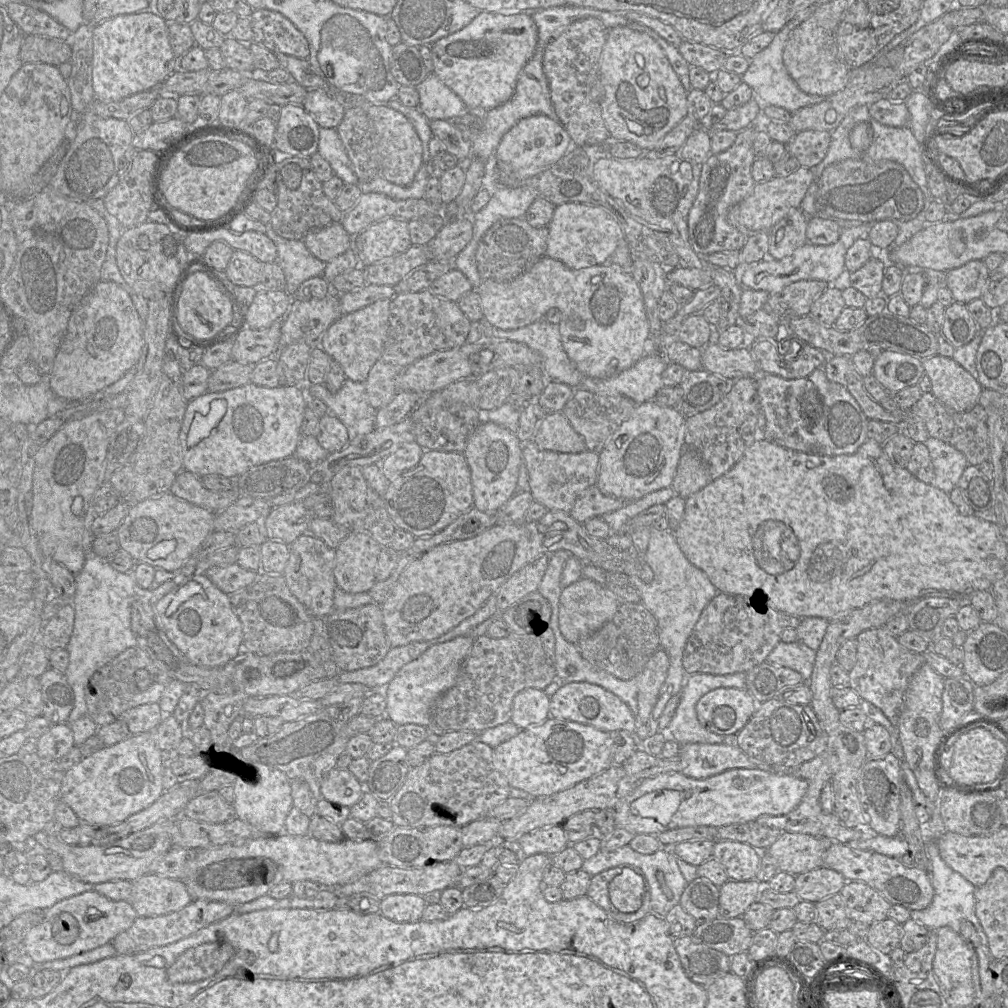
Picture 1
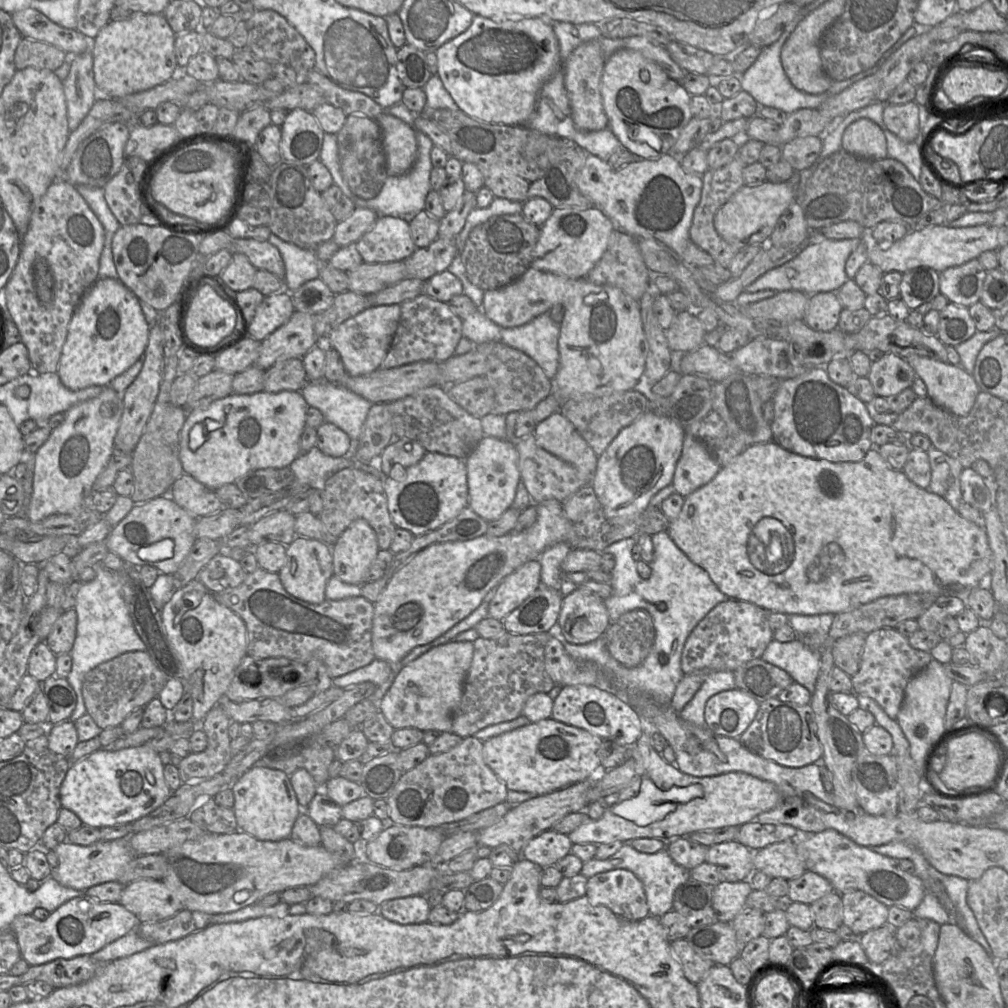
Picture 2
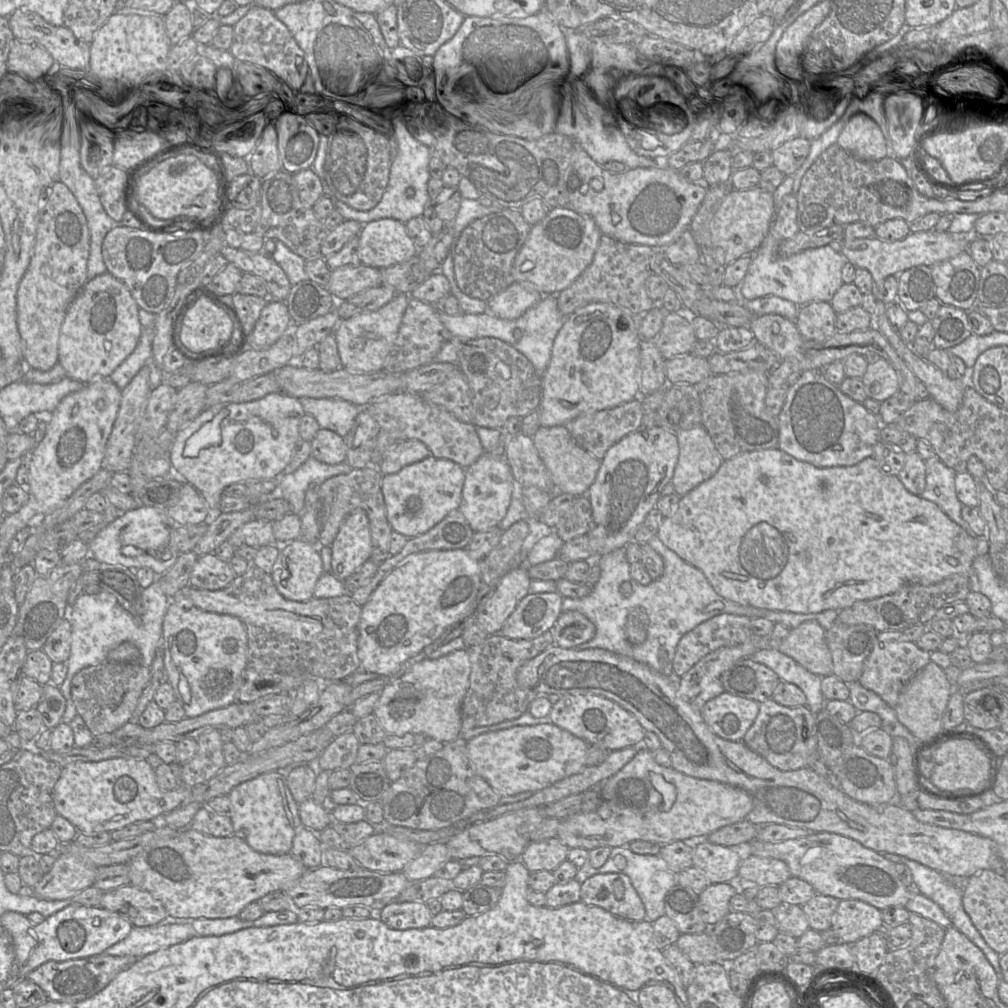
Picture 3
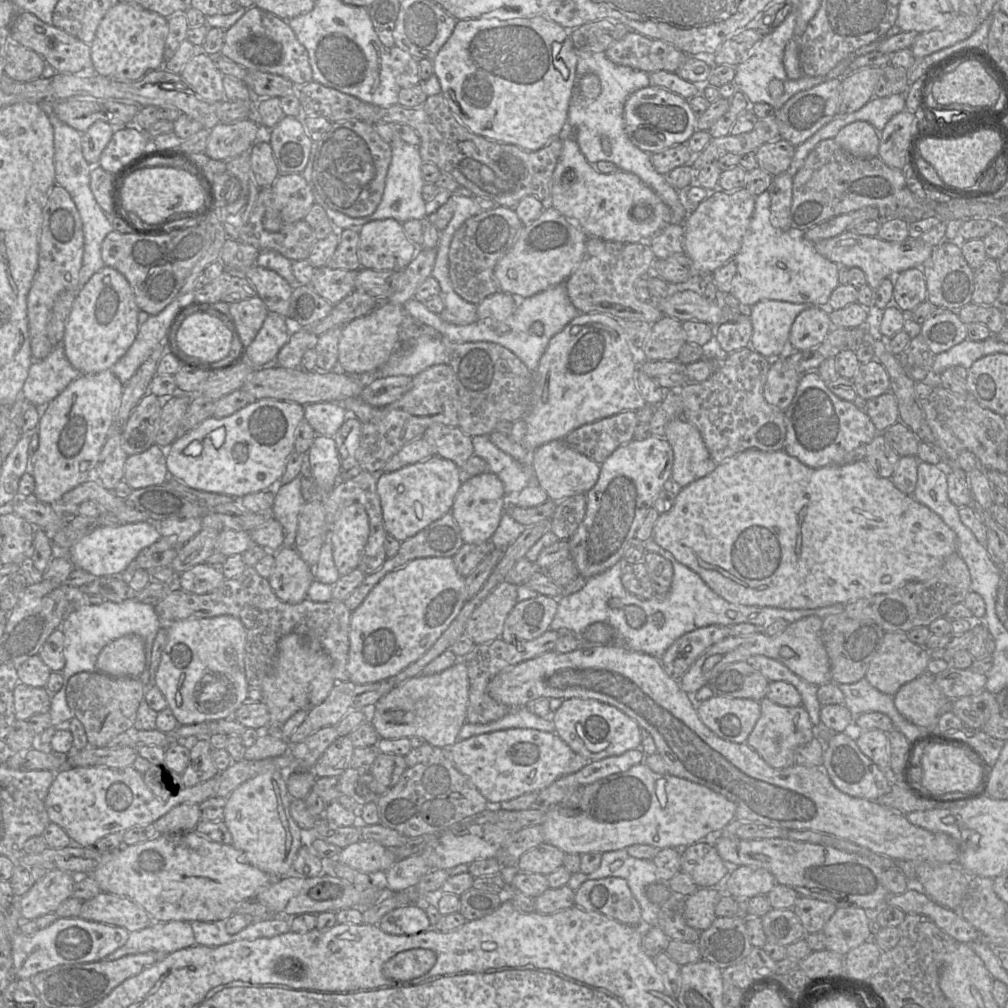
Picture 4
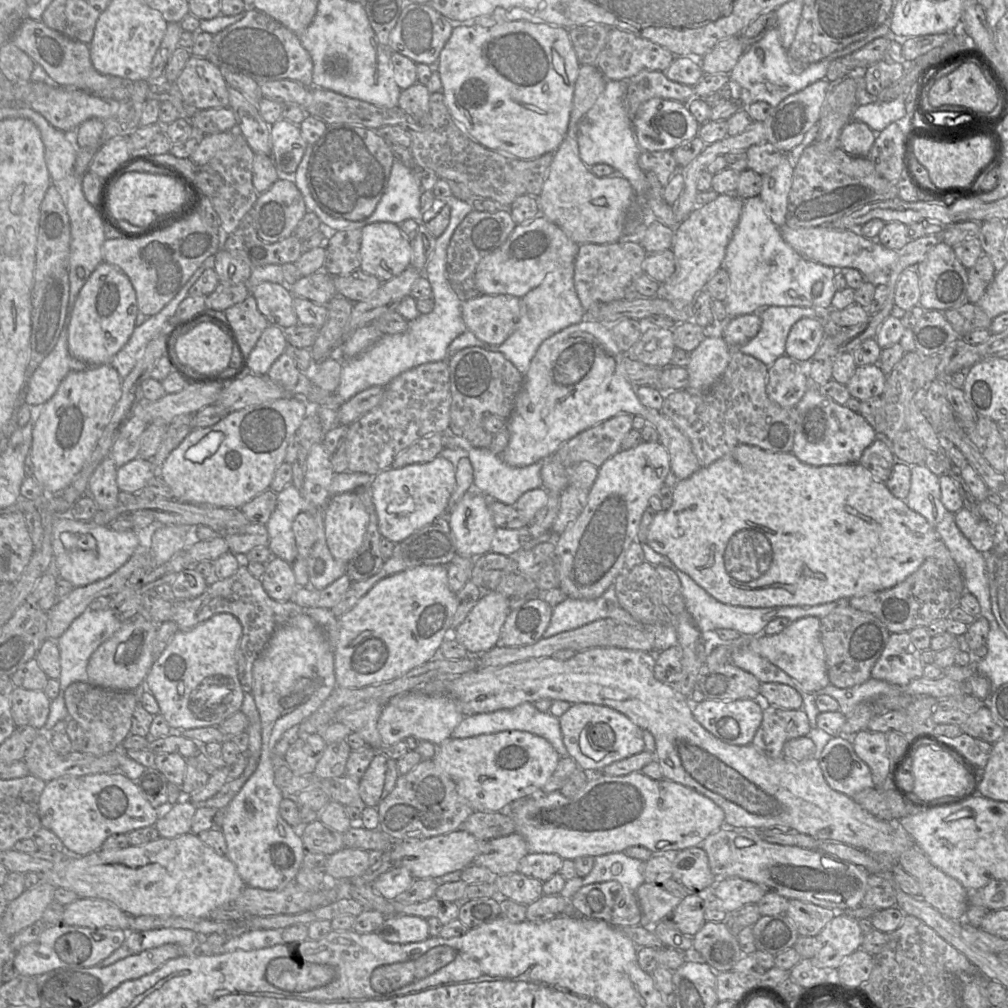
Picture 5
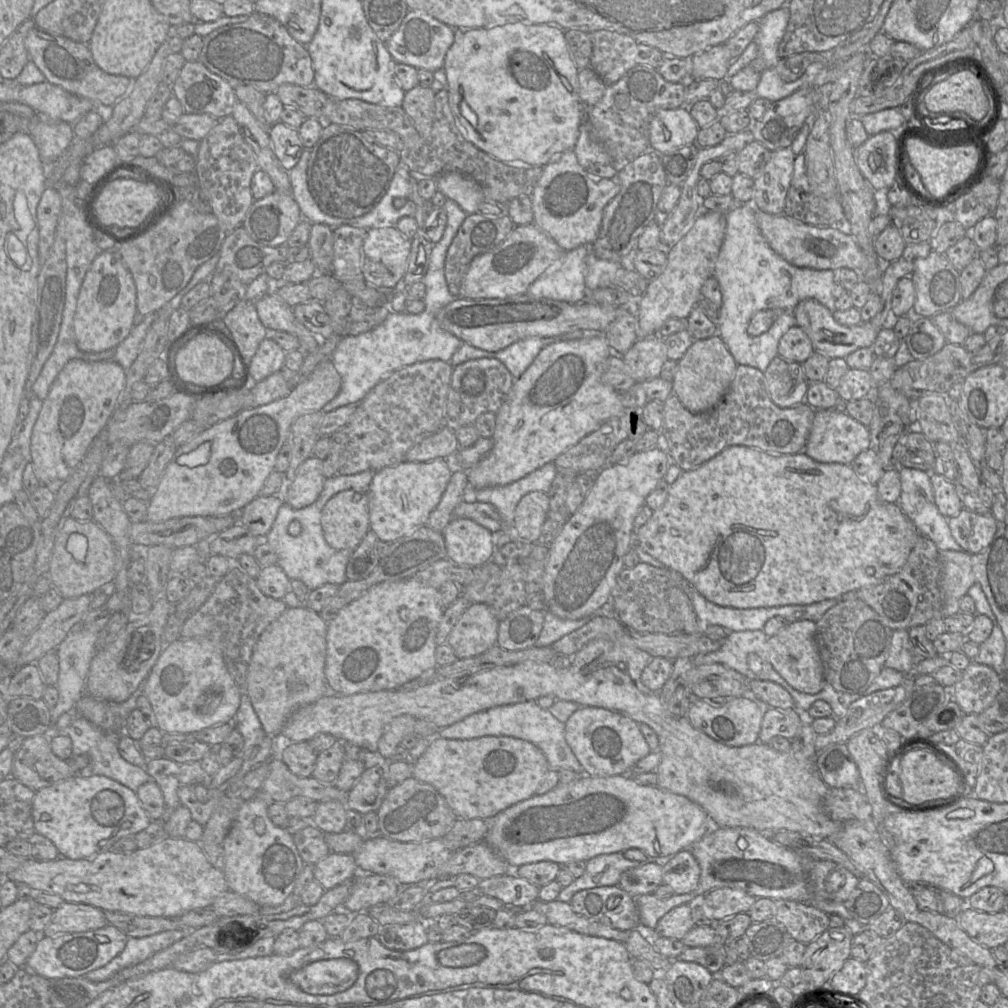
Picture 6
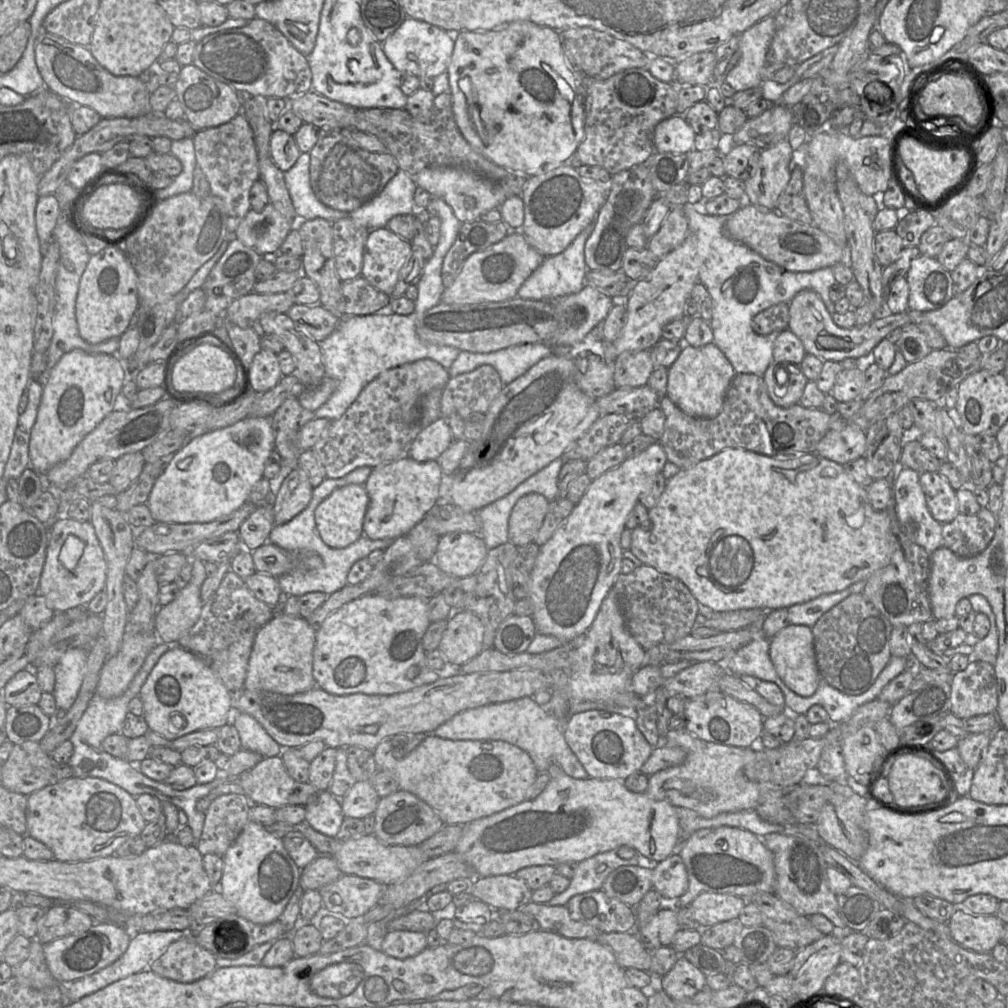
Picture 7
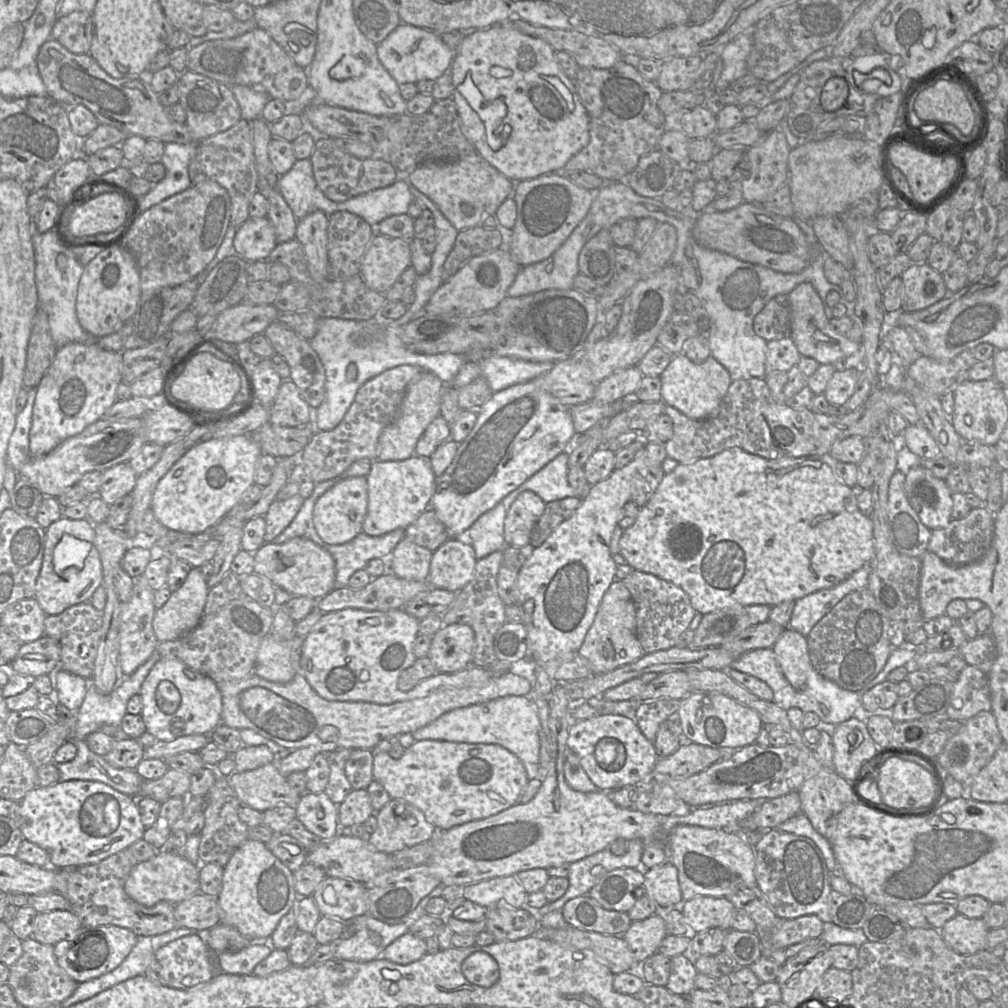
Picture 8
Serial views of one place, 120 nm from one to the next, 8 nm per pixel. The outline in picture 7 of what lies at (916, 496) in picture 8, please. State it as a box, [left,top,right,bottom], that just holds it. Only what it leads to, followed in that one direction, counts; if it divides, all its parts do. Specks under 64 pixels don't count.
[919,472,959,524]

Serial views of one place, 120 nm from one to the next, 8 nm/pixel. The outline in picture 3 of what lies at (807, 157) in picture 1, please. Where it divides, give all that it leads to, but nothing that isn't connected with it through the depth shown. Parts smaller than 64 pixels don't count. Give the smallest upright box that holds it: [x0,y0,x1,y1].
[771,136,812,176]

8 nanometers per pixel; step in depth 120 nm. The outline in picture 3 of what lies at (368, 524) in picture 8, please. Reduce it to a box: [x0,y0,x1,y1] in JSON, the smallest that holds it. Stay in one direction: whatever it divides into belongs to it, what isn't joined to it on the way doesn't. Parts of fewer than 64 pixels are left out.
[381,455,464,538]

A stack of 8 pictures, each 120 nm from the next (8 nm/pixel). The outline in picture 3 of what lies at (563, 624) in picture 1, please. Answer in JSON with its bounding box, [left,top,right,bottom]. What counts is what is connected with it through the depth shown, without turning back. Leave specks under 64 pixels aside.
[552,610,596,648]

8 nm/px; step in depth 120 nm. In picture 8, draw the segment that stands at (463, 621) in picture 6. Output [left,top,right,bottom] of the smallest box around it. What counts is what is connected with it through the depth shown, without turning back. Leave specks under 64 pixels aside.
[428,625,475,672]

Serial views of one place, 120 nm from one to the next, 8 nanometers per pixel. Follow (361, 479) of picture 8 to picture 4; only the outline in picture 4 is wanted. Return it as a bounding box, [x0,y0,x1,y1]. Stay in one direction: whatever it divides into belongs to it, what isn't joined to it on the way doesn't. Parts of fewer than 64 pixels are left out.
[330,503,370,576]

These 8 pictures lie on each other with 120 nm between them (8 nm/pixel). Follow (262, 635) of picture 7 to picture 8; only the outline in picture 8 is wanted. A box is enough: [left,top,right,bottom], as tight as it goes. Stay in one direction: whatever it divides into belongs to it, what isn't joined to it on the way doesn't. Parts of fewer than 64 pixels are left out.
[253,633,304,683]

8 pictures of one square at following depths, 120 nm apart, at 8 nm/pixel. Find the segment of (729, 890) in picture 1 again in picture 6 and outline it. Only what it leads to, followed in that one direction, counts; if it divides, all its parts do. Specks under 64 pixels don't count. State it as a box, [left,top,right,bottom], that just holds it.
[646,904,694,940]

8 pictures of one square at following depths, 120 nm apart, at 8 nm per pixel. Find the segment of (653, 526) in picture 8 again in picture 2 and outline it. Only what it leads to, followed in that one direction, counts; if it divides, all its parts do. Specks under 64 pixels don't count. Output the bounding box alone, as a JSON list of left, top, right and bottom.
[667,441,992,615]

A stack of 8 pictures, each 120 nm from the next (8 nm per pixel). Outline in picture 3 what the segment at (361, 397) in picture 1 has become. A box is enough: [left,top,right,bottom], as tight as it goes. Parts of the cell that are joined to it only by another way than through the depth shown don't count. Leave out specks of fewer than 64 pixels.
[298,397,361,437]

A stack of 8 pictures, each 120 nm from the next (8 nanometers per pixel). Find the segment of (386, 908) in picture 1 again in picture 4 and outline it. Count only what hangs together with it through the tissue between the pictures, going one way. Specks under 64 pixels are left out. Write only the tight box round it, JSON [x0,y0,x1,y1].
[378,905,431,935]

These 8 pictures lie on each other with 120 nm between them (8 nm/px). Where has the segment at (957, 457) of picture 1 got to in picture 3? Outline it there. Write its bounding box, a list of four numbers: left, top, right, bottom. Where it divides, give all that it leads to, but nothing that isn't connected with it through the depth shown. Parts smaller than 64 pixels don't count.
[920,455,975,536]

